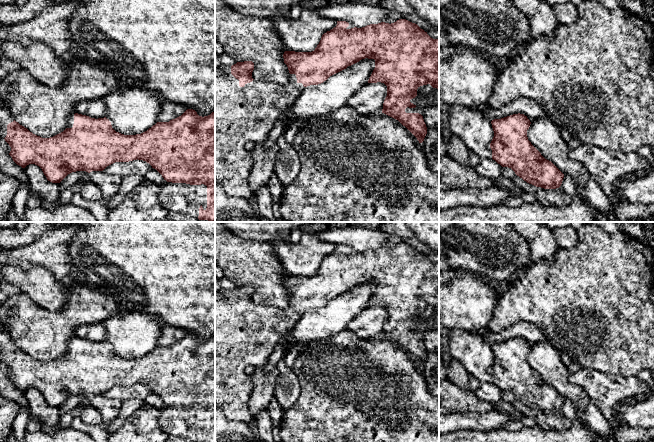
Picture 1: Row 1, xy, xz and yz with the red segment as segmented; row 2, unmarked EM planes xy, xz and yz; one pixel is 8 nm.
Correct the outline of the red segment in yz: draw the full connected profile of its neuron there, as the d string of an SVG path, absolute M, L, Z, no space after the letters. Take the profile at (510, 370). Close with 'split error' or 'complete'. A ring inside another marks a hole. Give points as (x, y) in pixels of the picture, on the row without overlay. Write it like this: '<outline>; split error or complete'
M513 338L491 345L494 361L490 367L492 383L511 392L529 408L556 413L564 398L531 368L527 361L530 344L524 338Z; complete

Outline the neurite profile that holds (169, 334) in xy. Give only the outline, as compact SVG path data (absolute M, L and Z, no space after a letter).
M163 325L158 340L158 346L169 346L181 340L188 332L185 329L171 325Z

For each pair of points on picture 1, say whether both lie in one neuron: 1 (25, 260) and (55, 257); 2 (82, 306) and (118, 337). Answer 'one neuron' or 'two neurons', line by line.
1: one neuron
2: two neurons

